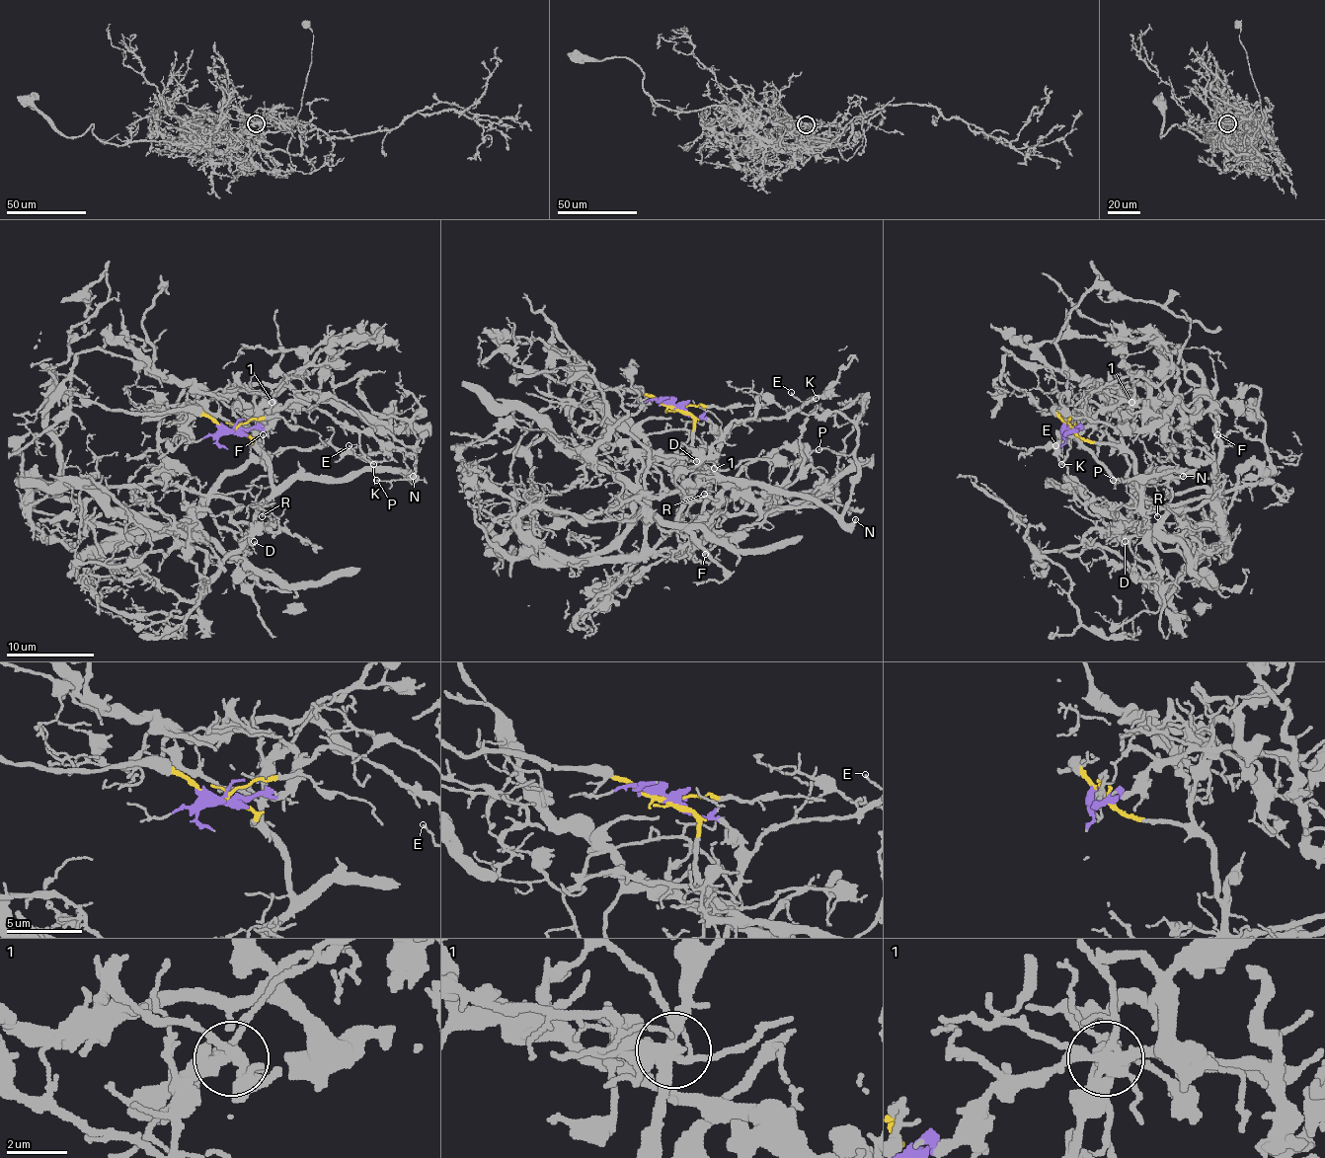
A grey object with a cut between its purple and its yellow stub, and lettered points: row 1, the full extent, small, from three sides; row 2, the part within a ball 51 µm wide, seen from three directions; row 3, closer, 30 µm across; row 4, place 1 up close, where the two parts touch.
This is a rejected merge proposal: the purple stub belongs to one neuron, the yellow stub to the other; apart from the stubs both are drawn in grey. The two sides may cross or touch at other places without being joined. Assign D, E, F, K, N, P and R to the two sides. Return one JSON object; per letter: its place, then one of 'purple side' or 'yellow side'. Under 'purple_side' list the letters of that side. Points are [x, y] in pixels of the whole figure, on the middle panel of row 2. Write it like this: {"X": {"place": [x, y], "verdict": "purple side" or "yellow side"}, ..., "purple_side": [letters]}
{"D": {"place": [696, 461], "verdict": "purple side"}, "E": {"place": [791, 392], "verdict": "purple side"}, "F": {"place": [705, 554], "verdict": "purple side"}, "K": {"place": [816, 398], "verdict": "purple side"}, "N": {"place": [855, 519], "verdict": "yellow side"}, "P": {"place": [818, 449], "verdict": "yellow side"}, "R": {"place": [704, 494], "verdict": "yellow side"}, "purple_side": ["D", "E", "F", "K"]}

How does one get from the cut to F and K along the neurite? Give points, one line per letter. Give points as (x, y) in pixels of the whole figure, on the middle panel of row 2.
F: (672, 408), (683, 408), (708, 420), (717, 434), (710, 501), (701, 518), (705, 554)
K: (672, 408), (683, 408), (708, 420), (723, 437), (743, 424), (790, 417), (816, 397)

